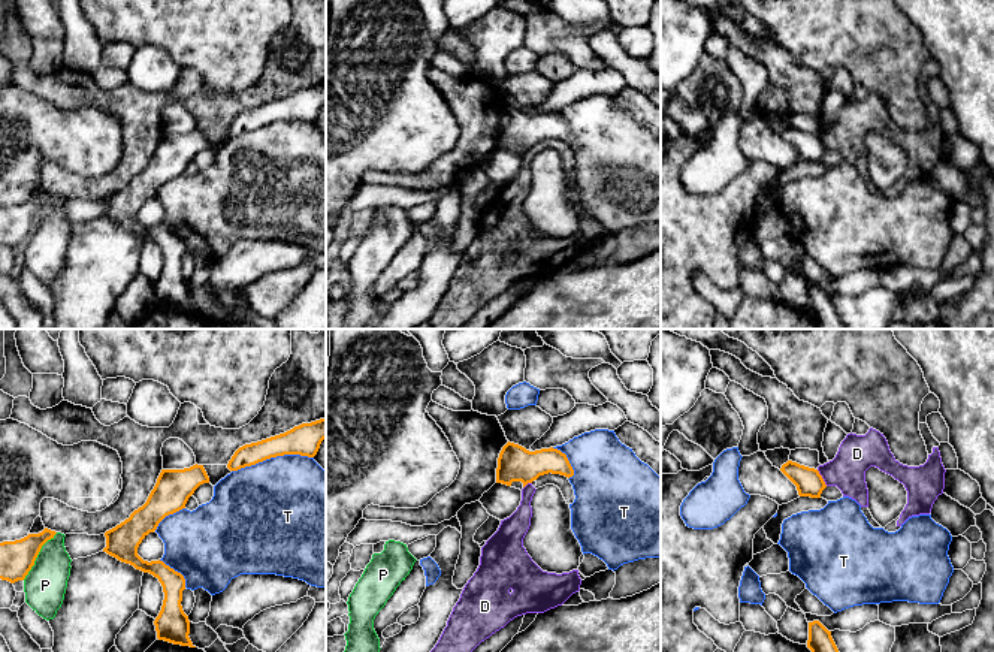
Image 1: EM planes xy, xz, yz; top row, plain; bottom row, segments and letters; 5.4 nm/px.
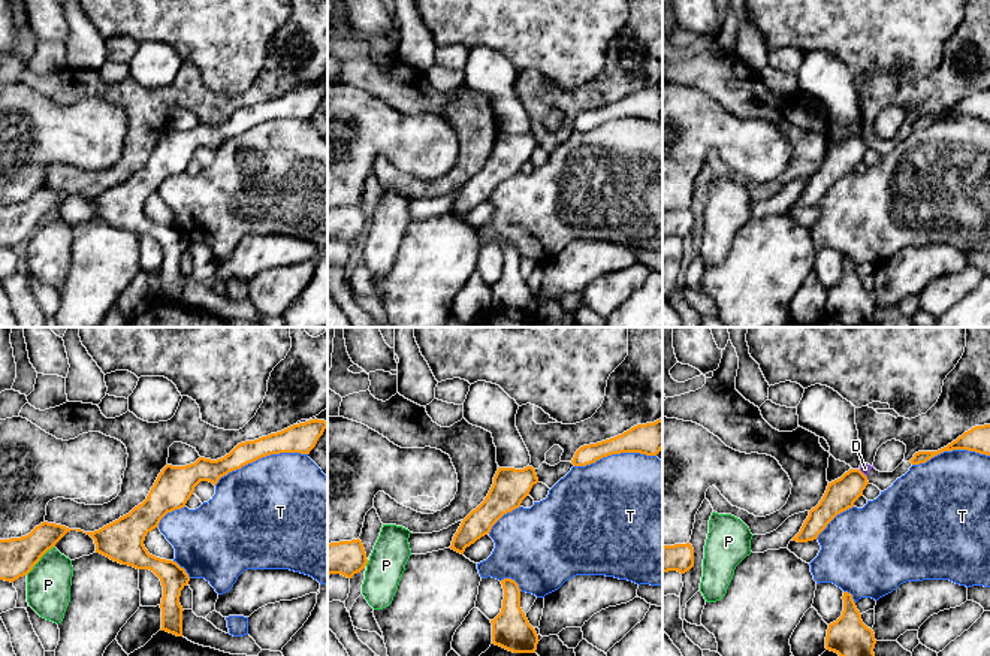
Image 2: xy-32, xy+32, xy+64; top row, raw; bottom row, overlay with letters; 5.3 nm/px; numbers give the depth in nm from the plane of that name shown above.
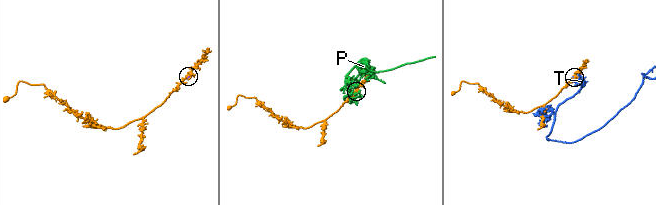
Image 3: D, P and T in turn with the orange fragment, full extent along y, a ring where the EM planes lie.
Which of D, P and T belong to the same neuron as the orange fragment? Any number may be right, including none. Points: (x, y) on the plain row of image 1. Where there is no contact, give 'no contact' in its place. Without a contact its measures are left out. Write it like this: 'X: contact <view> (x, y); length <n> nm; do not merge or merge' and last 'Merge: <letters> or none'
D: contact yz (821, 142); length 110 nm; do not merge
P: contact xy (38, 219); length 320 nm; do not merge
T: contact xy (272, 121); length 440 nm; do not merge
Merge: none

